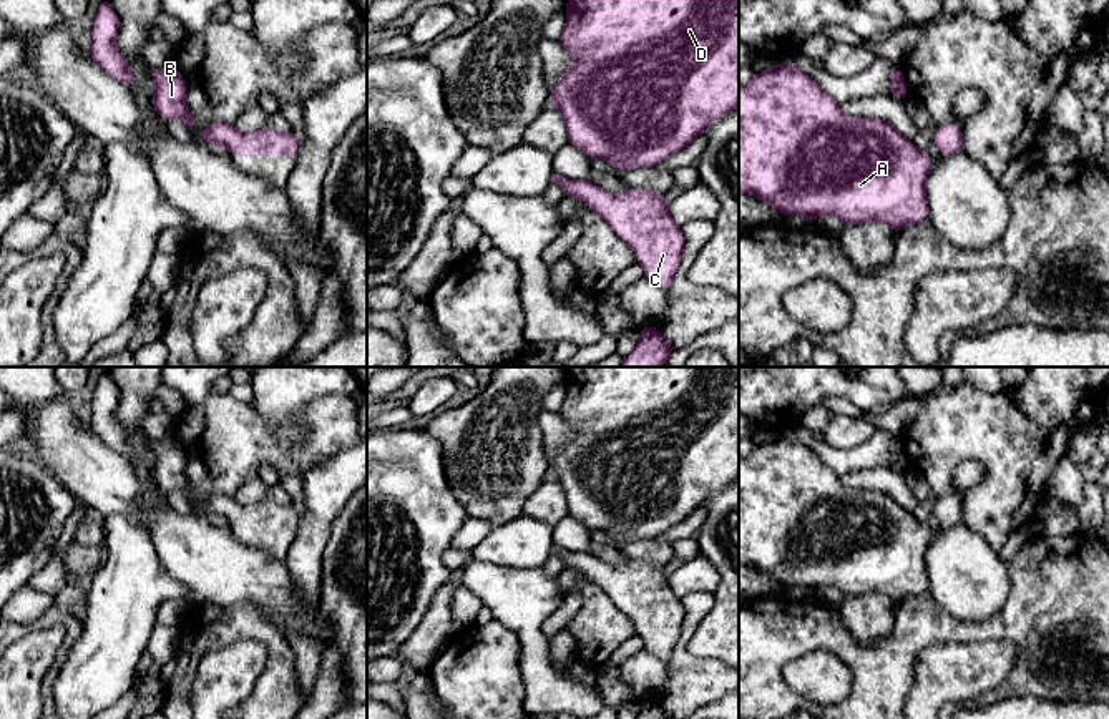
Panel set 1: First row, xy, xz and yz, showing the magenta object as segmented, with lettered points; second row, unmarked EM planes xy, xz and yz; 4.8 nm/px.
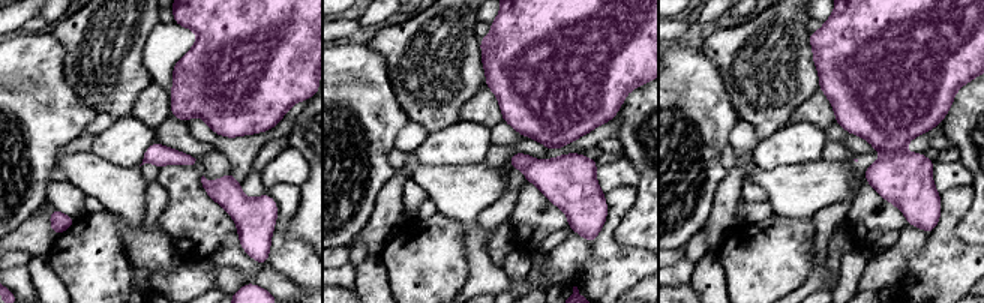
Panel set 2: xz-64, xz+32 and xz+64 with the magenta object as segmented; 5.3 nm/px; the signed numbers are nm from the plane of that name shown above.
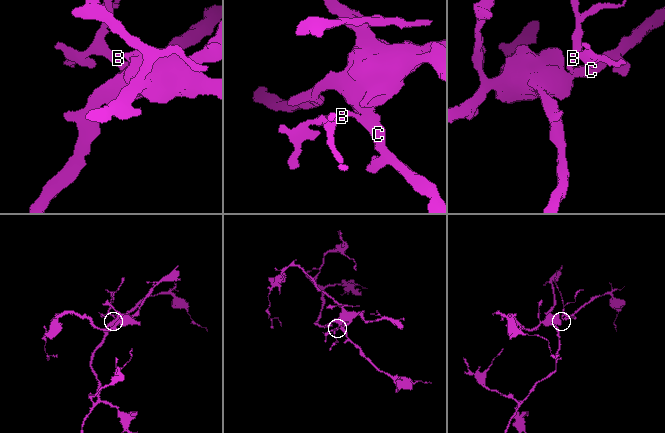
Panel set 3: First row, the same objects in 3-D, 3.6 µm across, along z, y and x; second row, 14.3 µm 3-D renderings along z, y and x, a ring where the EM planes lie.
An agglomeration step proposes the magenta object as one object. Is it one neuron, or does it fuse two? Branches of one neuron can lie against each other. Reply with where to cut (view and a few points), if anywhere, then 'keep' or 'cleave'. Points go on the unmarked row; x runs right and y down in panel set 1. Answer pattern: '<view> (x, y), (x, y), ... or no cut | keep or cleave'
no cut | keep

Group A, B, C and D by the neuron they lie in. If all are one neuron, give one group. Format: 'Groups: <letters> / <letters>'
Groups: A B C D

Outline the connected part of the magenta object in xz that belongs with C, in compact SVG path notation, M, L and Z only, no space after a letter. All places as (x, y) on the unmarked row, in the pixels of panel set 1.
M553 546L566 568L586 575L636 624L644 648L669 663L682 633L686 611L667 584L667 566L649 561L629 561L609 566L588 551L568 551Z

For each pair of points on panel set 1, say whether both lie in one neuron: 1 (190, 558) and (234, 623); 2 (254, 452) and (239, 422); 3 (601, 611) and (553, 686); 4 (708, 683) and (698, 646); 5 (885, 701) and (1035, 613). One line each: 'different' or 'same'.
1: different
2: same
3: different
4: different
5: same

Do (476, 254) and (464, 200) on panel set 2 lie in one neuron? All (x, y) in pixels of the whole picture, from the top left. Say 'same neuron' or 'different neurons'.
same neuron

